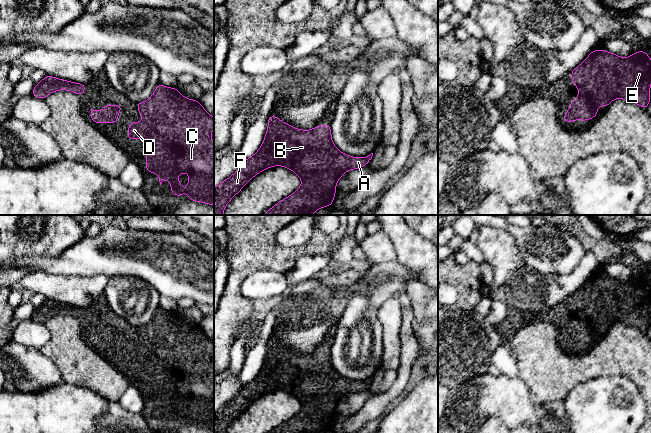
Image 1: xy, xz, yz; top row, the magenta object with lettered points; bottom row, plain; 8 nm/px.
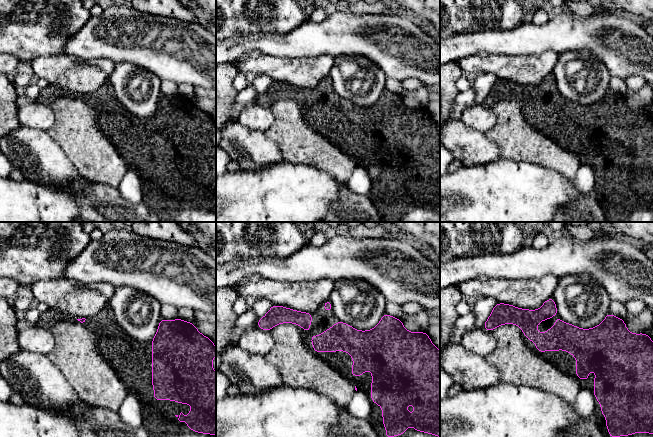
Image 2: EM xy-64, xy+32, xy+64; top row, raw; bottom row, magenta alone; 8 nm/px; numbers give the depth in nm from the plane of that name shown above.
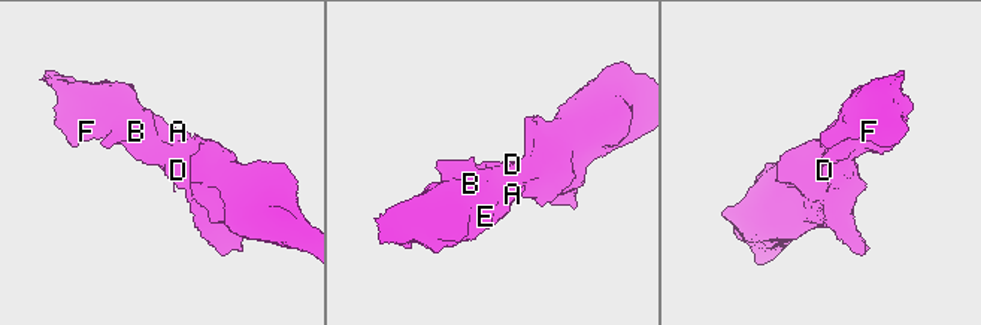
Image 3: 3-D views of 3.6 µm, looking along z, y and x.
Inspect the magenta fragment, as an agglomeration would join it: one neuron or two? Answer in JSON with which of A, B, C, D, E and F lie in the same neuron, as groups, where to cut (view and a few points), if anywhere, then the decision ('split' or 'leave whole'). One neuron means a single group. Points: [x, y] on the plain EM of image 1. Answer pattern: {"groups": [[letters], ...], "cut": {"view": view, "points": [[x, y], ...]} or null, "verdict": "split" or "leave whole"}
{"groups": [["A", "B", "C", "D", "E", "F"]], "cut": null, "verdict": "leave whole"}

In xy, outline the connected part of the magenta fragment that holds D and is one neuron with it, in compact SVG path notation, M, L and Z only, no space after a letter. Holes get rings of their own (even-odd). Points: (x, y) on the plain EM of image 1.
M158 307L153 319L145 326L136 327L136 331L138 332L138 335L140 339L143 341L143 345L139 345L138 347L129 346L128 351L129 355L126 360L128 363L145 363L146 364L146 394L150 397L156 397L159 399L159 406L160 409L164 406L166 406L166 402L169 402L169 406L171 408L171 418L176 420L183 420L183 416L187 416L187 421L190 424L196 425L196 426L202 426L209 429L214 429L214 367L211 363L211 356L214 353L214 341L209 339L206 334L203 332L203 330L199 327L198 324L192 324L188 323L181 319L179 314L177 312L170 312L166 311L160 307ZM178 397L190 397L191 399L188 402L188 412L185 413L184 411L180 410L179 403L177 401Z

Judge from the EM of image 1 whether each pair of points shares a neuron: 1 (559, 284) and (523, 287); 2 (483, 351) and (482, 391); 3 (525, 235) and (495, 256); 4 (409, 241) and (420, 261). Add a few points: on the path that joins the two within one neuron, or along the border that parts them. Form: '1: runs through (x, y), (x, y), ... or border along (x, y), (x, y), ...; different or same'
1: runs through (550, 287), (532, 287); same
2: border along (487, 371), (460, 383); different
3: border along (498, 226), (514, 238), (525, 263); different
4: runs through (410, 246), (419, 256); same

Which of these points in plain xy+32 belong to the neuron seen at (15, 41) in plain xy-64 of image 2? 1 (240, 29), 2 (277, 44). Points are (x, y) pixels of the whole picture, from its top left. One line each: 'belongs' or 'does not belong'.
1: belongs
2: does not belong

